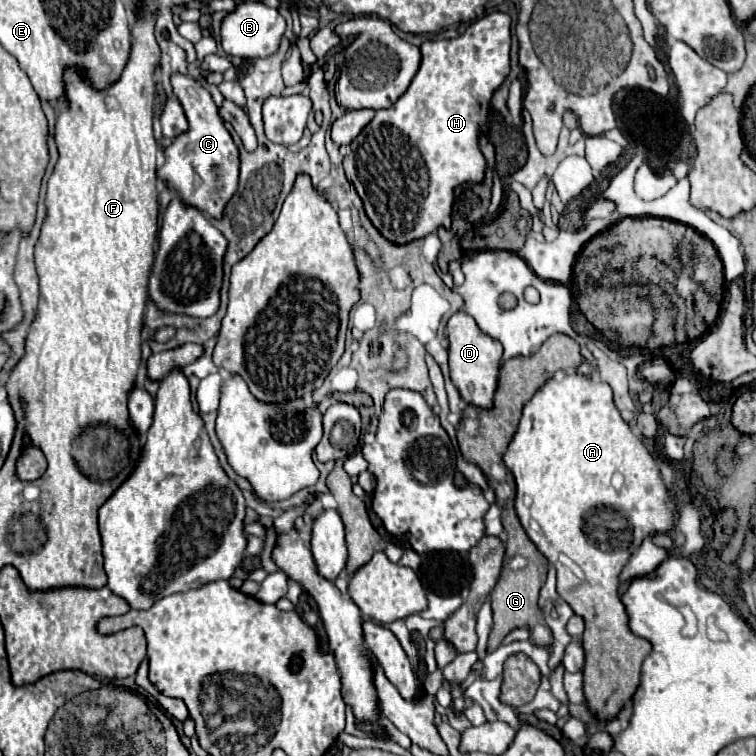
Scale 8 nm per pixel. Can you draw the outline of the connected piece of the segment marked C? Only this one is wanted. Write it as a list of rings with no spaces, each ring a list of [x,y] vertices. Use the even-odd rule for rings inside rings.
[[[173,74],[171,84],[175,96],[179,98],[185,110],[189,130],[177,136],[169,146],[165,146],[163,150],[165,164],[157,168],[157,178],[183,204],[189,204],[221,220],[225,206],[233,198],[239,184],[239,148],[235,146],[231,134],[223,126],[223,120],[217,112],[217,104],[203,86],[199,86],[195,80],[183,74]]]

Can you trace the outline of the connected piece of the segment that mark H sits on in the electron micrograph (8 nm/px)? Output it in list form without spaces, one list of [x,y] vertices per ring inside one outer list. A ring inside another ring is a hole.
[[[491,12],[475,20],[461,36],[451,40],[427,40],[421,44],[421,66],[399,100],[375,112],[375,118],[351,142],[351,154],[343,158],[347,180],[353,182],[375,228],[395,244],[405,244],[435,232],[441,224],[449,228],[453,190],[463,182],[481,182],[485,158],[477,144],[481,124],[489,114],[489,100],[509,76],[511,18]]]

